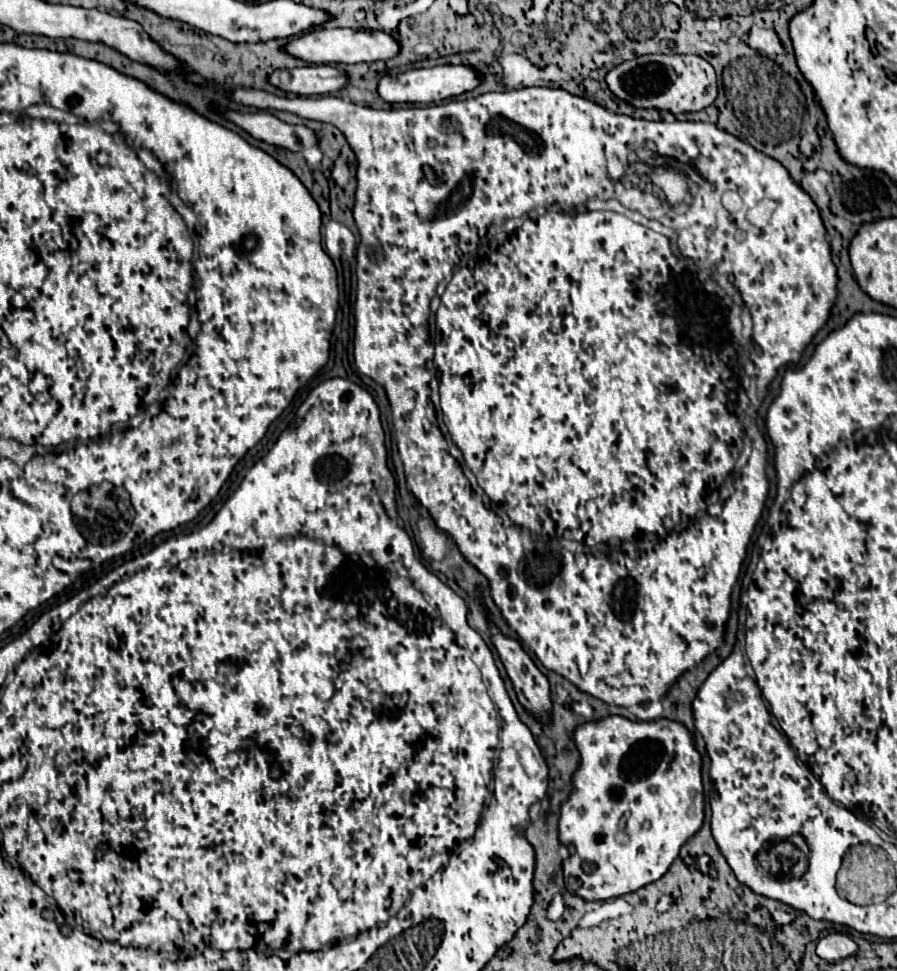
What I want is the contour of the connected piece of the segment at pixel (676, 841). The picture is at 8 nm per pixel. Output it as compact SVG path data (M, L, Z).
M606 717L598 723L584 723L574 731L574 741L576 747L580 749L582 755L582 765L580 769L574 773L574 793L570 795L570 799L562 805L562 813L560 813L560 841L570 847L570 857L564 861L564 877L566 877L566 887L568 891L580 895L582 899L588 901L600 901L600 899L610 899L610 897L618 897L630 891L636 891L656 879L660 879L670 863L678 857L678 851L682 847L682 843L686 843L702 825L704 821L704 797L702 797L702 775L700 775L700 765L702 765L702 757L700 753L694 749L692 743L692 735L688 733L688 729L676 721L668 721L668 719L660 719L660 721L628 721L624 717Z

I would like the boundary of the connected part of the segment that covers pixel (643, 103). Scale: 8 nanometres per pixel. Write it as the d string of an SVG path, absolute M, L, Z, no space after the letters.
M642 55L624 61L606 75L610 91L634 107L666 109L674 115L700 111L714 103L718 95L714 67L698 55Z

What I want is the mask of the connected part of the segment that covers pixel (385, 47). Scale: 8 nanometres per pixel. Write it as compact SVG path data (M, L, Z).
M312 29L310 33L302 35L300 39L286 45L288 53L294 53L294 57L302 57L308 63L374 63L374 61L386 61L400 53L400 43L386 31L372 31L372 29Z

